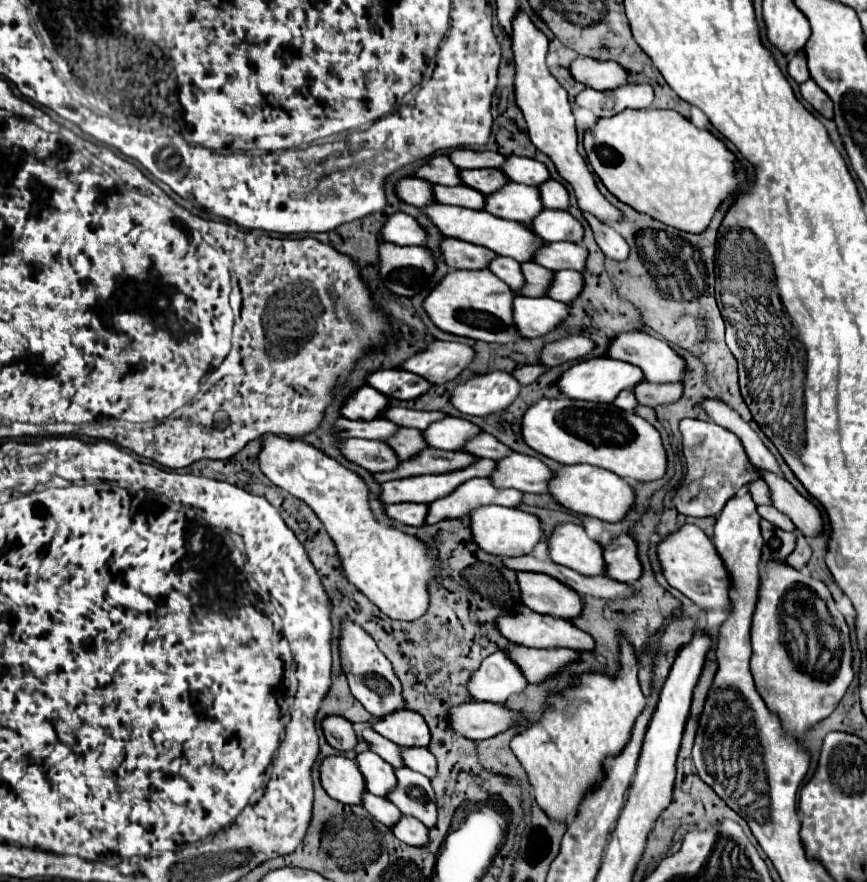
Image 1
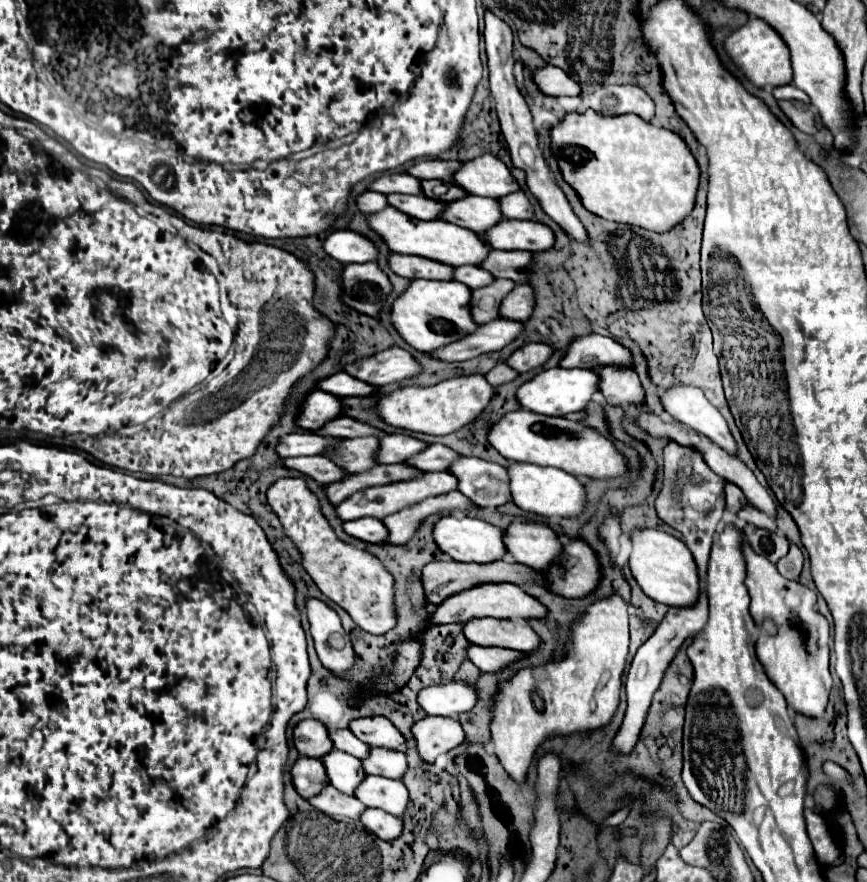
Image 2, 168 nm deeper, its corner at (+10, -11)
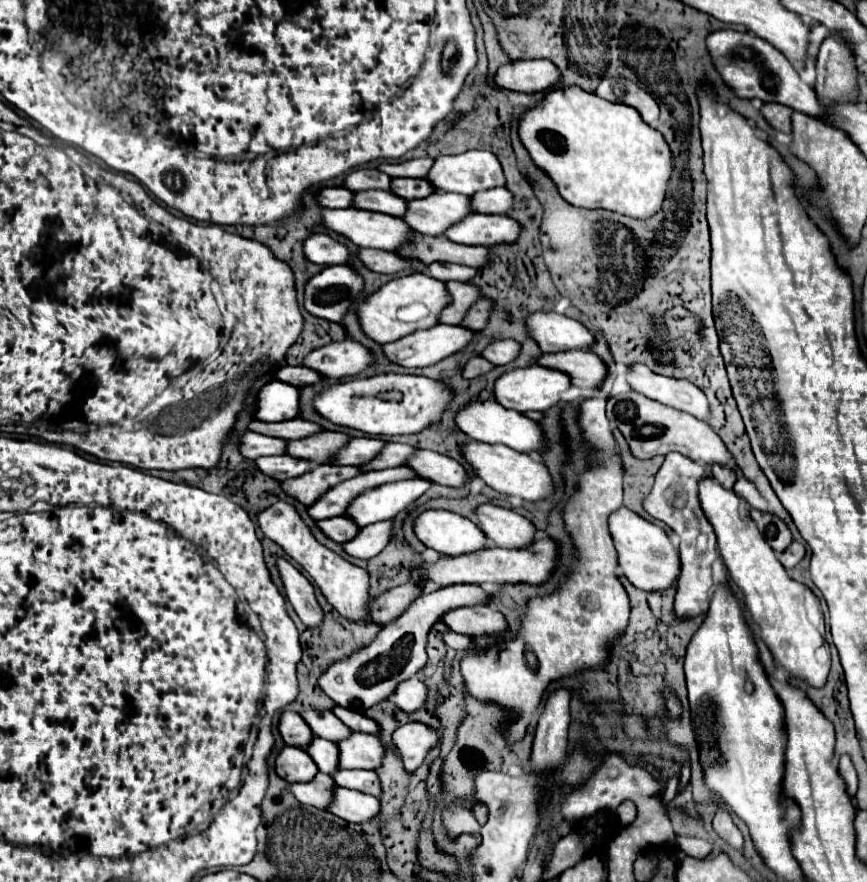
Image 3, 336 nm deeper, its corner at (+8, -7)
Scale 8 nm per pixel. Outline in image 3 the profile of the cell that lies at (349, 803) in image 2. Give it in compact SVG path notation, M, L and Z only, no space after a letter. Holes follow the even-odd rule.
M317 772L317 776L311 782L305 784L289 784L289 792L307 806L315 808L325 808L331 800L331 788L333 788L333 778L329 774Z

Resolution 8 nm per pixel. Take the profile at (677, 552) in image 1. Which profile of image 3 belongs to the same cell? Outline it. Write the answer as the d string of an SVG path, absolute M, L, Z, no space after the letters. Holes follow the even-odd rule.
M621 506L619 510L615 510L609 516L609 534L613 538L615 550L617 550L617 560L619 560L619 568L623 570L625 578L639 590L665 590L669 588L677 576L679 576L679 556L675 552L675 548L671 546L667 534L651 524L649 520L641 518L639 514L631 512L629 508Z

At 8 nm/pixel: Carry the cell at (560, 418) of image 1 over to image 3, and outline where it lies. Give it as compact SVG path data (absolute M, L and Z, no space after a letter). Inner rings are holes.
M485 400L485 402L467 402L455 416L457 428L461 428L463 434L467 434L473 440L479 442L489 442L489 444L505 444L513 450L519 452L537 452L543 448L543 432L537 422L529 420L527 416L507 410L495 400Z

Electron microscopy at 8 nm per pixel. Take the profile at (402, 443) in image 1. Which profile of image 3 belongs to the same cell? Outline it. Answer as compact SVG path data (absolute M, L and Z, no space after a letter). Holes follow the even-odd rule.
M317 432L307 438L289 440L285 446L285 454L293 458L325 464L329 462L329 456L333 456L333 452L337 452L337 448L345 444L345 440L349 440L349 436L341 432Z

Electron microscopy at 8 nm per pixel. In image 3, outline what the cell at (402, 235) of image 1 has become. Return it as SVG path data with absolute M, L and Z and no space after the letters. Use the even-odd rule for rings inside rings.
M313 234L303 242L303 254L309 262L321 266L345 264L349 258L349 250L335 242L329 234Z

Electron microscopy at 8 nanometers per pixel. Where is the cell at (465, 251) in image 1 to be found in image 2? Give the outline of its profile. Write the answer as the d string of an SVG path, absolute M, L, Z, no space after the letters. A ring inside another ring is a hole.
M393 254L389 258L391 270L405 278L427 278L427 280L453 280L455 268L437 260L429 260L423 256L405 256L405 254Z

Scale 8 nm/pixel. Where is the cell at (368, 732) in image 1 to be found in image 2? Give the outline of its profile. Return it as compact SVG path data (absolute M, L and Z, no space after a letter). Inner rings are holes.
M339 730L339 732L329 732L333 746L341 752L347 752L359 760L365 760L369 756L369 746L363 744L351 730Z

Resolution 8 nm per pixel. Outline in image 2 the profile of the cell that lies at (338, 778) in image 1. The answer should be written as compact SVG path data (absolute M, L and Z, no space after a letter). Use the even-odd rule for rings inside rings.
M301 756L293 764L291 776L293 776L293 784L295 784L297 792L305 800L309 800L311 796L317 796L329 784L329 776L325 772L323 762L315 760L315 758L307 758L307 756Z

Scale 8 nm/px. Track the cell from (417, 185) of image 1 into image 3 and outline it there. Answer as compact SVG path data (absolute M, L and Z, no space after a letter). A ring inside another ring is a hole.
M321 188L315 192L315 200L321 208L349 208L353 192L345 188Z

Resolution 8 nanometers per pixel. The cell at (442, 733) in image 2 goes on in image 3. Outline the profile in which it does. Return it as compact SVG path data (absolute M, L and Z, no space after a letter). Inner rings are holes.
M409 722L393 732L393 744L401 752L401 762L407 772L417 770L437 742L441 742L441 736L421 722Z

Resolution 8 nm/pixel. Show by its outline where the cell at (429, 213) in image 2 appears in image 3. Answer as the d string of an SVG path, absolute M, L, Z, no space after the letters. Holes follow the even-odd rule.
M363 190L353 194L353 208L381 212L389 216L403 216L407 202L399 196L393 196L389 190Z

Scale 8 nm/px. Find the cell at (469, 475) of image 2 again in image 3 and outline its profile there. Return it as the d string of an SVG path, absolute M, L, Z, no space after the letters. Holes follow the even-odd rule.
M429 450L413 452L413 456L405 460L405 466L411 468L423 480L429 480L433 484L459 488L467 480L467 472L459 462L455 462L453 458L441 456L437 452L429 452Z

